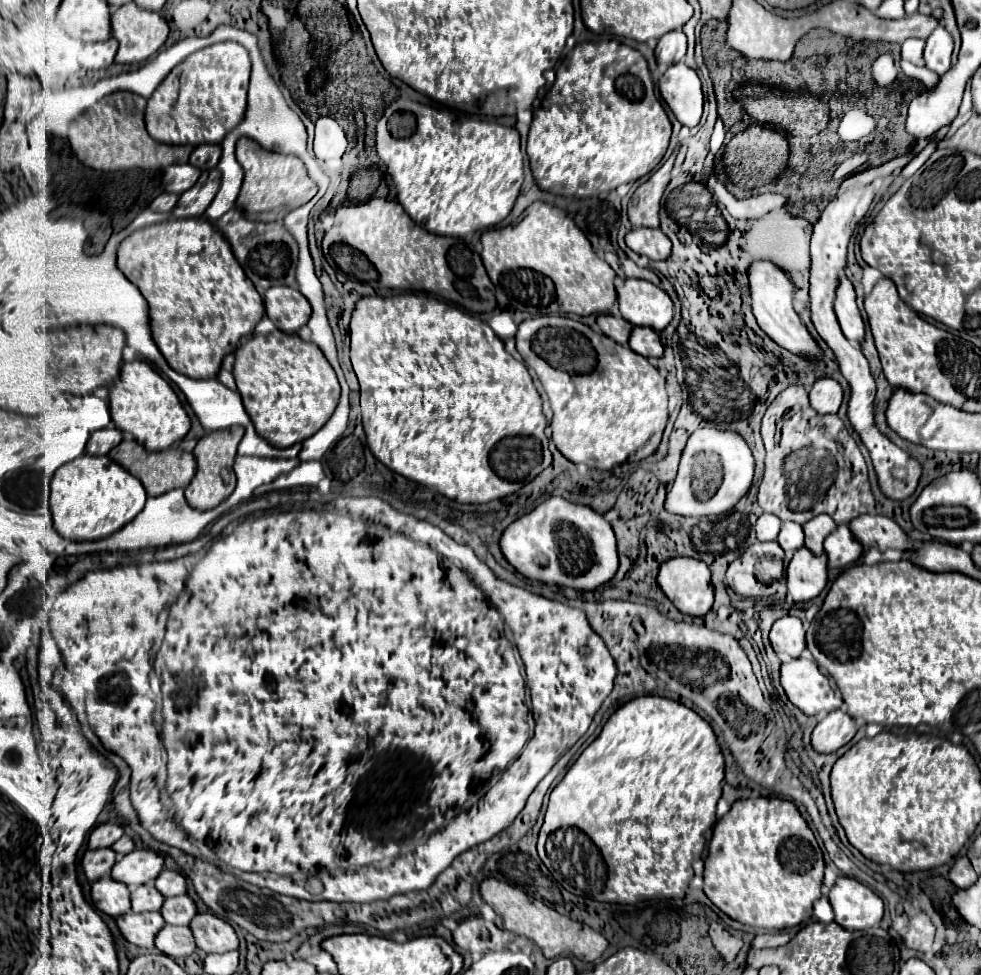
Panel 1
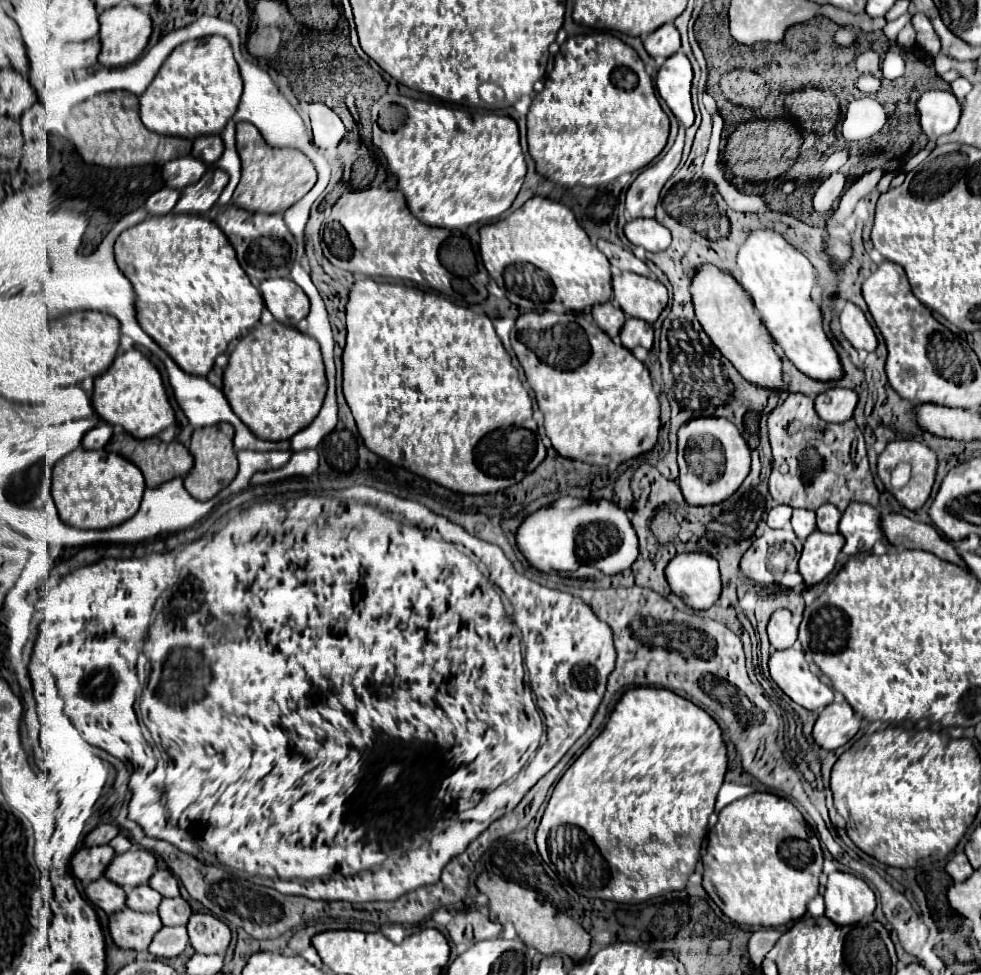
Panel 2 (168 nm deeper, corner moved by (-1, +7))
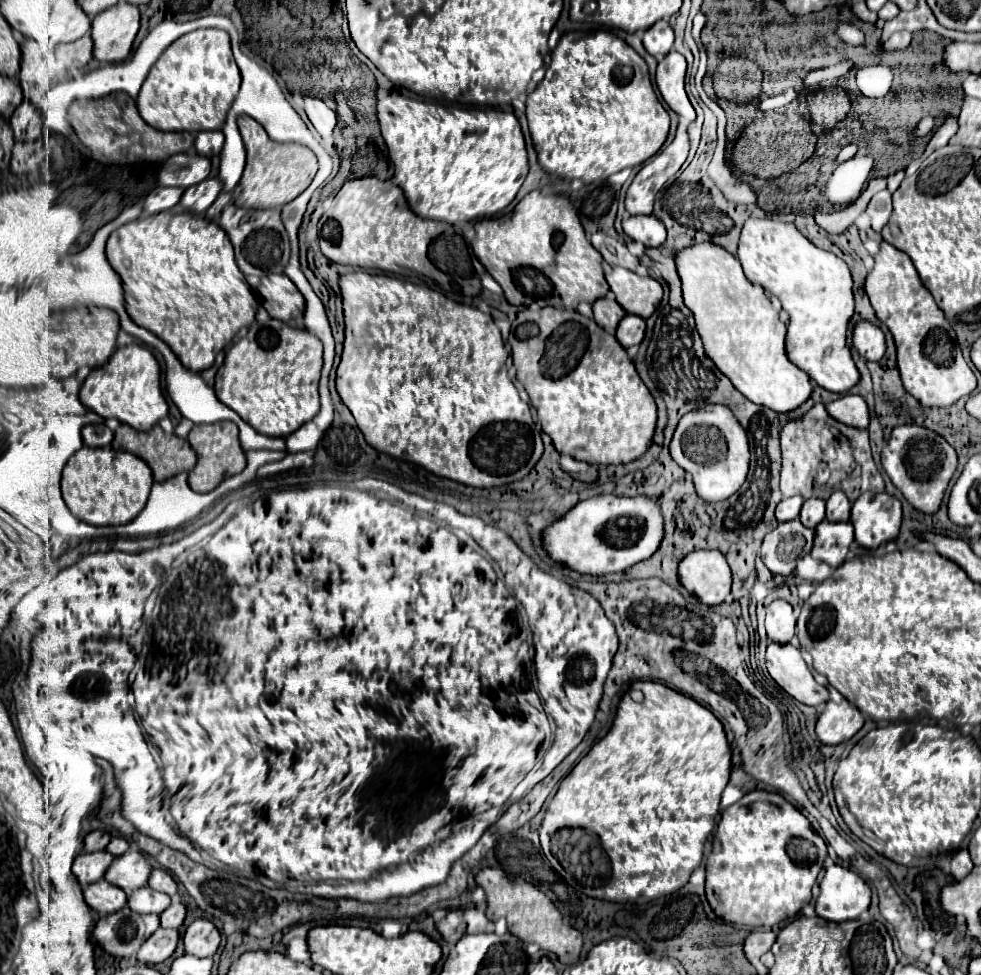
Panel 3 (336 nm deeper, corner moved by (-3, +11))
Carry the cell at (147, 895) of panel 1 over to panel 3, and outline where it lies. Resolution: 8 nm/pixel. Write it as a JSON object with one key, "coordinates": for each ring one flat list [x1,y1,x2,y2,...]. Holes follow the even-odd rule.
{"coordinates":[[148,885,136,889,130,895,130,899,128,899,128,907,132,911,136,911,136,913,154,913,154,915,160,915,168,905,170,905,170,897,150,889]]}

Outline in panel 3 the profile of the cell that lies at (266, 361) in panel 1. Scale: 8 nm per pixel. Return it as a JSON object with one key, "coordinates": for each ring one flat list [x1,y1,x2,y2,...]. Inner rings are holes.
{"coordinates":[[268,319,262,323,252,323,248,329,248,335,236,341,224,359,224,365,216,373,214,391,216,397,228,405,232,411,236,411,248,425,252,425,262,435,270,437,286,437,294,433,298,427,308,423,318,411,318,379,322,369,322,343,314,335,306,331,298,331,288,327,284,321]]}

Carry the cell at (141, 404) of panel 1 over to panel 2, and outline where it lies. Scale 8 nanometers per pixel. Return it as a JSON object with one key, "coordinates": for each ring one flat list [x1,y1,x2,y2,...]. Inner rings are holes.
{"coordinates":[[138,349,118,355,110,369,94,381,92,405,106,423,122,425,138,439,150,439,176,423,176,415,158,369]]}

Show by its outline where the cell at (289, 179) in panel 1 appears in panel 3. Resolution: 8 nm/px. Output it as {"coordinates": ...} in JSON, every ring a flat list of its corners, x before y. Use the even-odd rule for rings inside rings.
{"coordinates":[[238,117,238,129,244,139,244,147,248,153,246,169,242,173,240,183,234,187,234,203,246,209,264,209,264,207,282,207,296,199,314,179,318,171,316,155,298,143,276,143,272,141,264,127,252,117]]}

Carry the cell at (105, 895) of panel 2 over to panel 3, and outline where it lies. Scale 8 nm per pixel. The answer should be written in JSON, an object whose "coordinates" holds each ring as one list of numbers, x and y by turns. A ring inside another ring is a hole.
{"coordinates":[[104,879,84,887,84,899,98,915,120,911,126,905,124,891,120,891,120,887,114,887]]}

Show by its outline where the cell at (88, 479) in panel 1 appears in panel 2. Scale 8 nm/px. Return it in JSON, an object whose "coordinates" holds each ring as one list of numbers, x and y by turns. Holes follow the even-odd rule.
{"coordinates":[[78,447,54,467,56,509,66,525,78,529,108,529,124,523,138,511,144,487,144,477,134,463,104,449,86,451]]}

